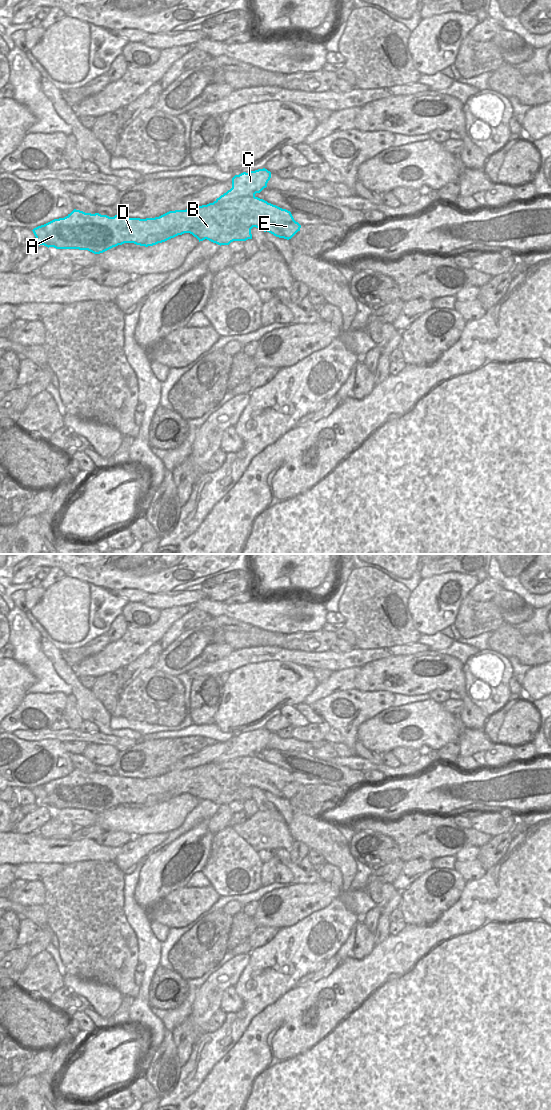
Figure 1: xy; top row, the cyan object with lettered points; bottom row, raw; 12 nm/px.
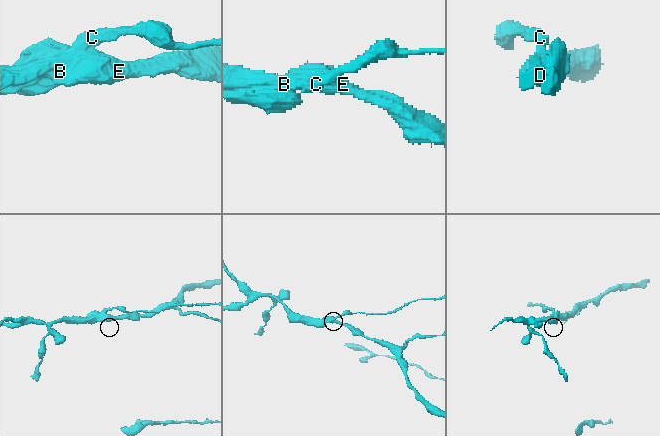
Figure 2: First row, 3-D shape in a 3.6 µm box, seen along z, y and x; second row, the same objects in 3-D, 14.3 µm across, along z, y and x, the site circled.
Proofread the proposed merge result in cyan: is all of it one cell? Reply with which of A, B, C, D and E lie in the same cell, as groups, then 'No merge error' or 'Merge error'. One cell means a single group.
Groups: A B D E / C. Merge error

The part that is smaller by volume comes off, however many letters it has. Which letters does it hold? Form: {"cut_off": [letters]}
{"cut_off": ["C"]}

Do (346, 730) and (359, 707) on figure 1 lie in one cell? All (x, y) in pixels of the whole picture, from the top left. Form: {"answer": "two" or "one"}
{"answer": "one"}

